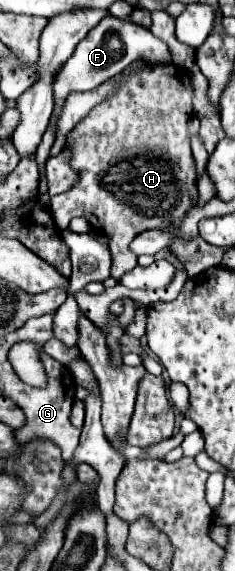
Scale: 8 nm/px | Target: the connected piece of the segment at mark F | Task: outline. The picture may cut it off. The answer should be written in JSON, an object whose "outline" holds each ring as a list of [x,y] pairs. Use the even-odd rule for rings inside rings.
{"outline":[[[105,17],[97,27],[93,27],[87,33],[85,39],[79,41],[79,45],[75,47],[75,53],[67,59],[65,65],[61,65],[61,69],[55,75],[55,81],[53,81],[55,109],[51,115],[51,131],[57,133],[57,121],[61,117],[61,109],[65,107],[63,101],[69,97],[69,93],[97,89],[101,83],[119,75],[133,61],[139,61],[139,59],[147,59],[149,63],[171,63],[169,45],[141,25],[127,23],[117,17]]]}

